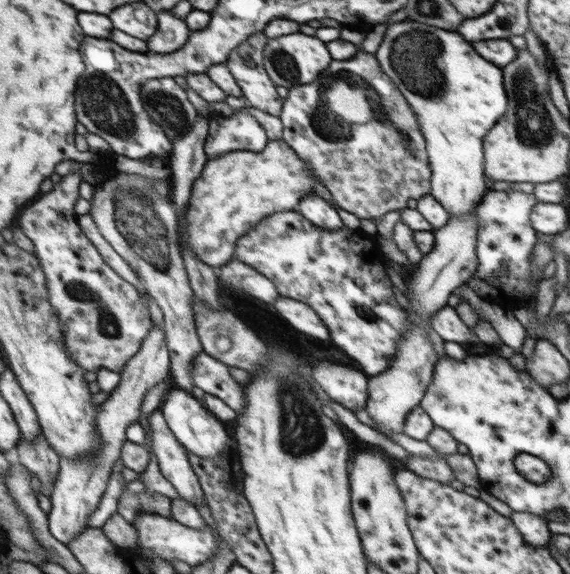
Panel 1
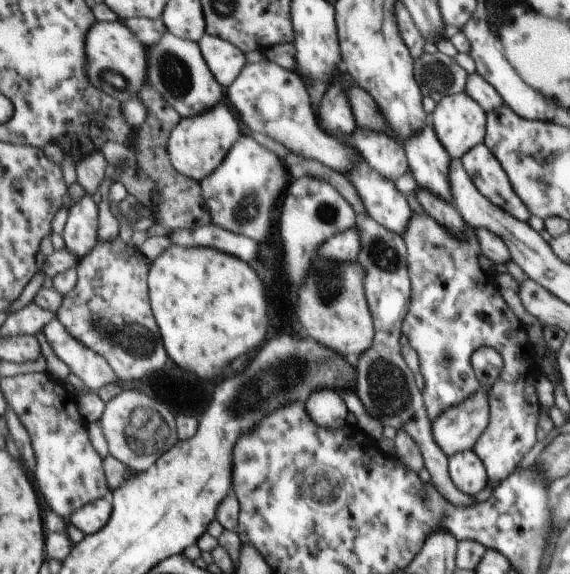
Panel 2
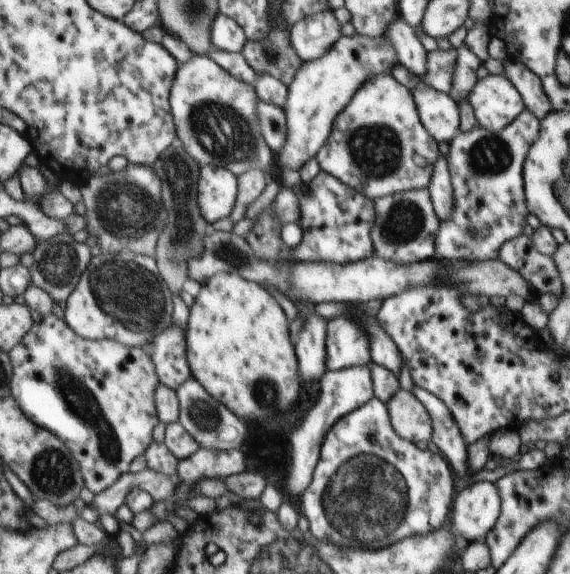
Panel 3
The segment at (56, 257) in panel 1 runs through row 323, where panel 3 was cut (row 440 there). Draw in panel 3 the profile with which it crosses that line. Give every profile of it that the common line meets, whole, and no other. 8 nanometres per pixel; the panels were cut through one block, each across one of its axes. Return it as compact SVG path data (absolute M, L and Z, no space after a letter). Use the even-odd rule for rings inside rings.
M50 312L50 314L42 315L40 322L36 322L31 328L31 332L27 333L26 338L20 342L18 346L7 352L10 356L10 362L12 364L12 384L10 384L10 390L12 390L12 396L16 400L16 404L20 407L20 410L29 418L34 424L40 427L47 428L52 434L55 434L71 449L71 454L75 456L76 462L81 467L83 478L85 479L88 490L91 490L94 494L103 493L104 490L110 489L112 485L116 484L116 481L123 476L124 472L128 472L128 466L130 462L140 456L146 448L150 448L150 442L152 442L152 430L154 426L159 423L158 414L156 412L156 388L160 384L160 378L156 374L155 359L142 347L127 347L118 340L102 339L102 340L88 340L83 336L76 334L70 326L68 326L66 320L58 318L56 314Z

